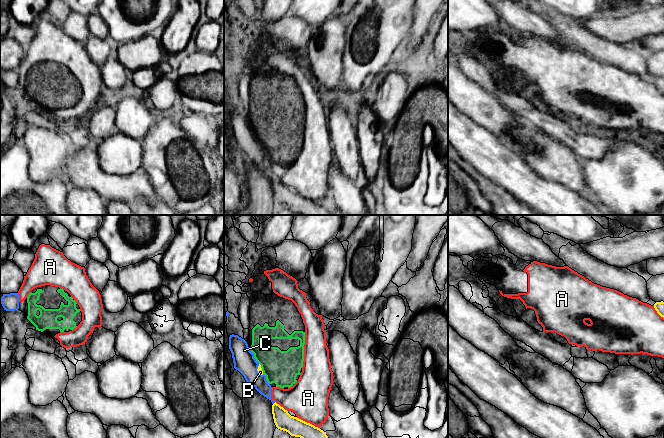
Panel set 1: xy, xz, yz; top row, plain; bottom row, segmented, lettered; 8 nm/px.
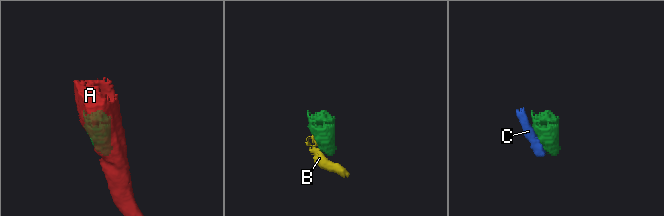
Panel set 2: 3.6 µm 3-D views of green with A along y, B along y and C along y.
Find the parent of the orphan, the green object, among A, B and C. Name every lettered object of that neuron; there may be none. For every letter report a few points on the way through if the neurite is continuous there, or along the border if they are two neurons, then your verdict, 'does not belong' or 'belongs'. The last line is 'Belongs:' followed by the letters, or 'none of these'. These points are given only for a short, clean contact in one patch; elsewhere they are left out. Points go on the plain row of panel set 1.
A: belongs
B: border xz (259, 139), (263, 149); does not belong
C: border xz (248, 123), (253, 133), (259, 139); does not belong
Belongs: A

